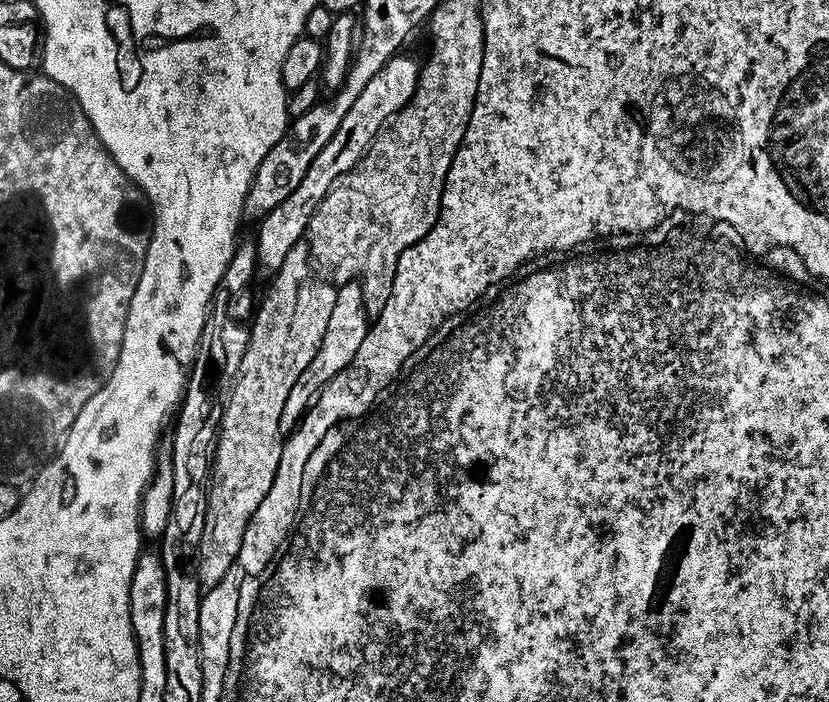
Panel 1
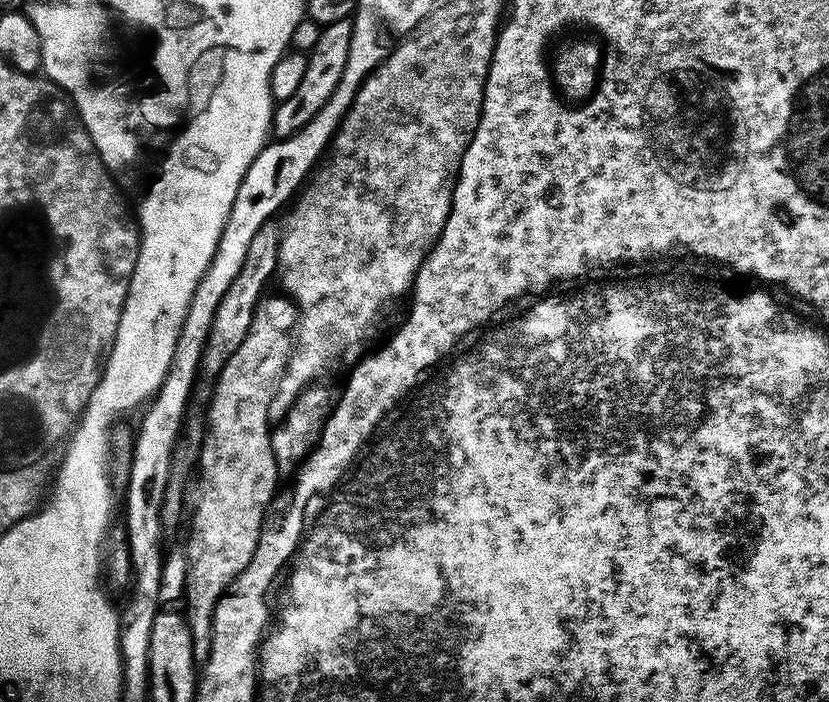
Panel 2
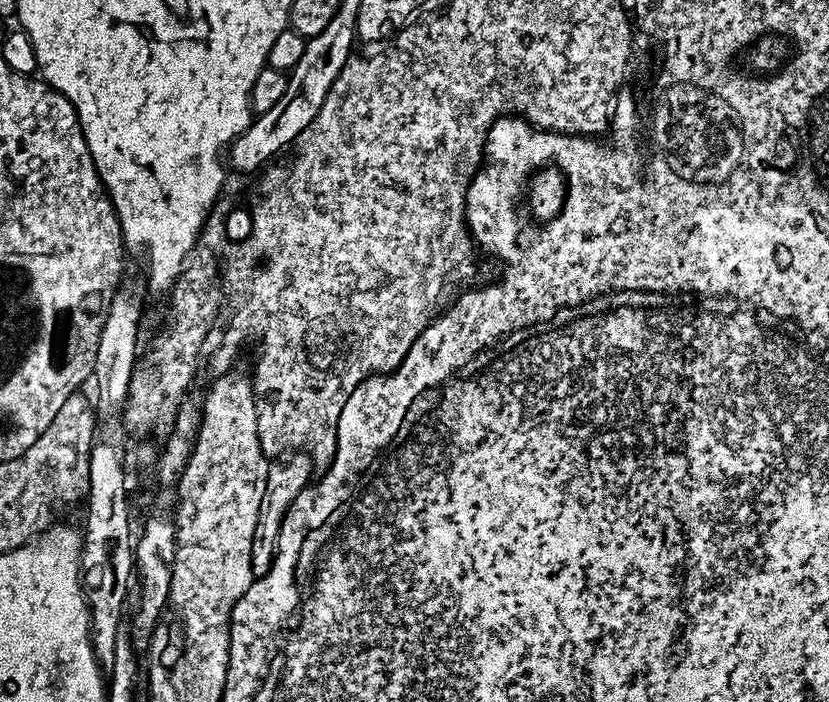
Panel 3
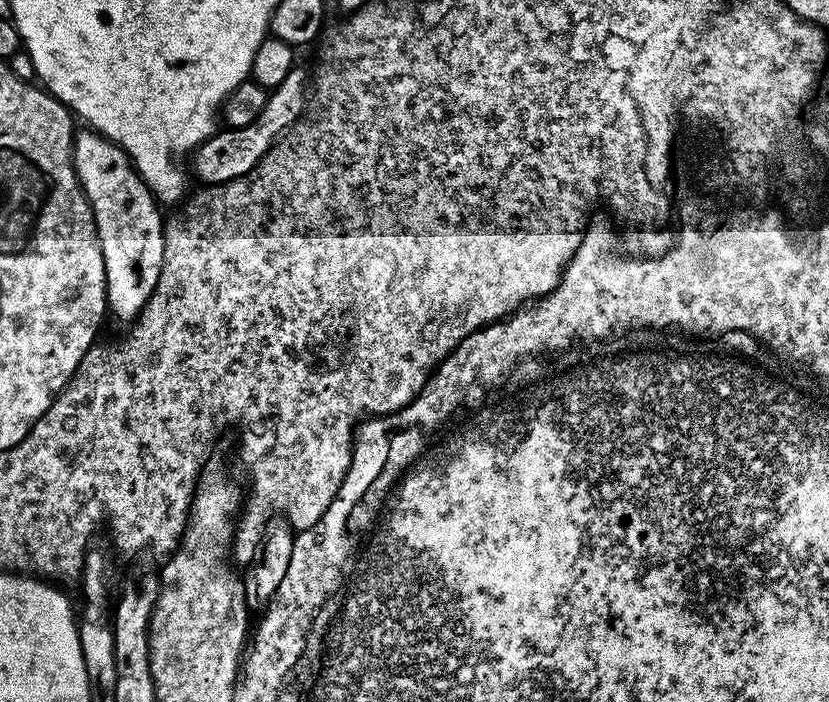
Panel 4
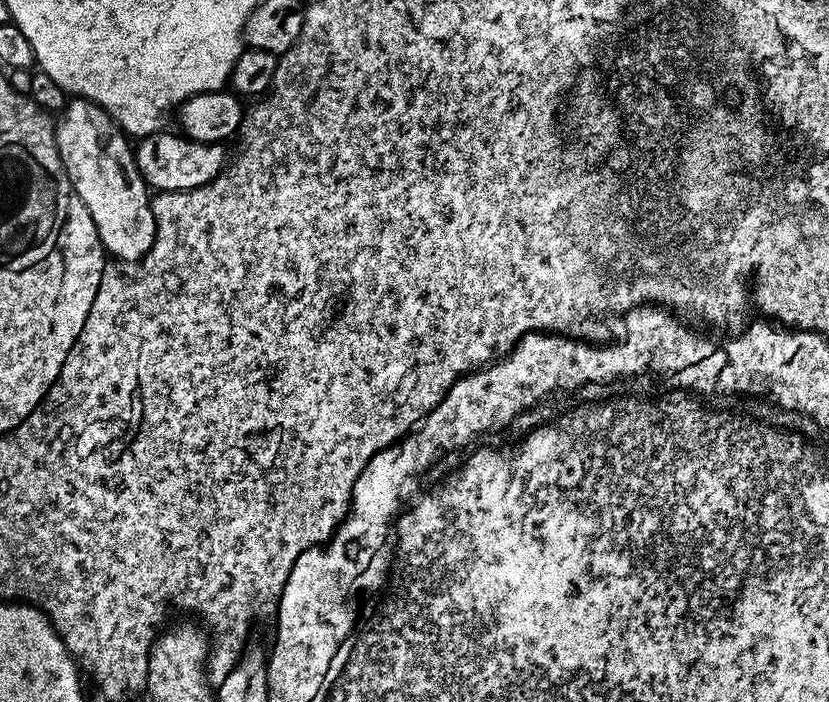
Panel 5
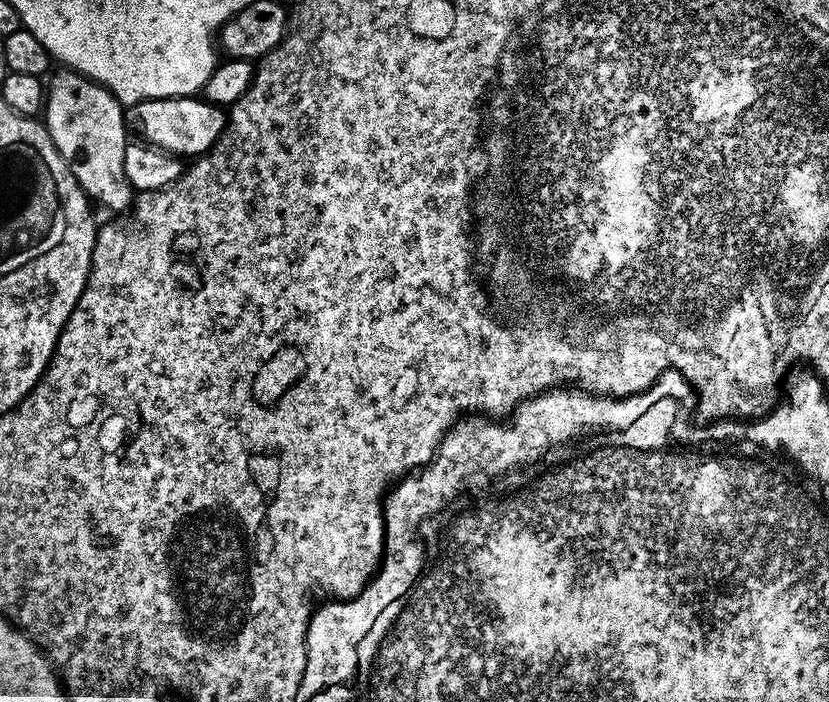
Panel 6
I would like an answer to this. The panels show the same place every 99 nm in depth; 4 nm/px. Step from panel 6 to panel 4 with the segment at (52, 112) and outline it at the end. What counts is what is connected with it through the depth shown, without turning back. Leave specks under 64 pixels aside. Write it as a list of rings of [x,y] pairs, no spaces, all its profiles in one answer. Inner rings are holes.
[[[83,130],[84,132],[77,131],[72,137],[72,164],[76,168],[76,177],[80,180],[80,189],[84,191],[84,197],[87,198],[88,204],[92,208],[92,217],[96,222],[96,229],[98,230],[98,238],[102,246],[102,258],[106,266],[106,286],[108,287],[108,307],[107,311],[112,312],[120,320],[135,321],[139,317],[140,312],[146,306],[146,302],[150,298],[150,294],[154,292],[160,277],[160,270],[162,262],[164,261],[164,225],[166,223],[165,217],[160,217],[162,211],[161,205],[158,203],[151,190],[146,186],[146,182],[136,173],[136,168],[132,164],[131,158],[127,156],[124,149],[112,140],[107,140],[100,132],[91,130]]]

